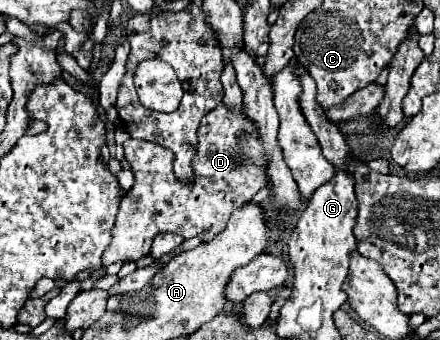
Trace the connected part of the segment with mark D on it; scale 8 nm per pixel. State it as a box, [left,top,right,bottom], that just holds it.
[103,104,269,266]

